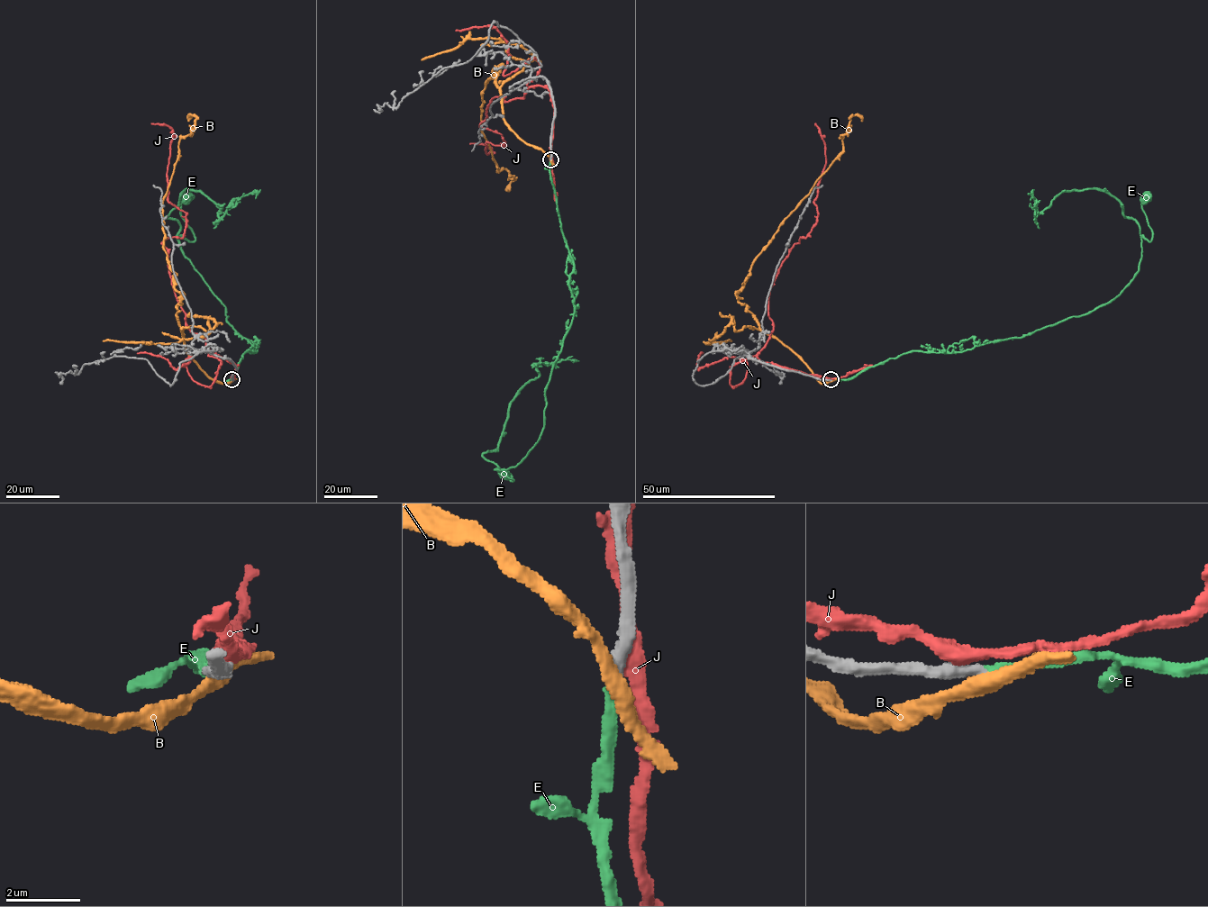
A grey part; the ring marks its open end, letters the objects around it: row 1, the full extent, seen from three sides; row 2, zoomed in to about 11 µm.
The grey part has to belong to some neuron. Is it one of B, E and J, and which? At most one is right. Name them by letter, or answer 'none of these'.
E

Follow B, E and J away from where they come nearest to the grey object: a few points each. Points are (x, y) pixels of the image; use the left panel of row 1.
B: (231, 380), (211, 379), (185, 349), (184, 294), (164, 246), (162, 200), (196, 117), (187, 121)
E: (231, 379), (255, 344), (226, 321), (226, 308), (181, 250), (179, 237), (195, 238), (181, 214), (184, 197)
J: (232, 379), (175, 294), (161, 243), (183, 237), (186, 216), (168, 201), (173, 131), (151, 123)

